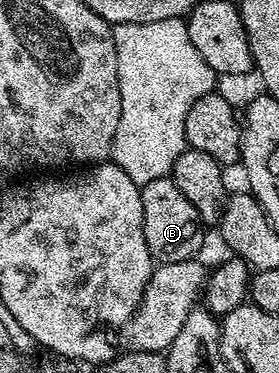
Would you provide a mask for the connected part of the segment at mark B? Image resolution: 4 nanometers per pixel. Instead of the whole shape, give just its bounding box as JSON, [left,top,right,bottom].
[141,176,206,264]

